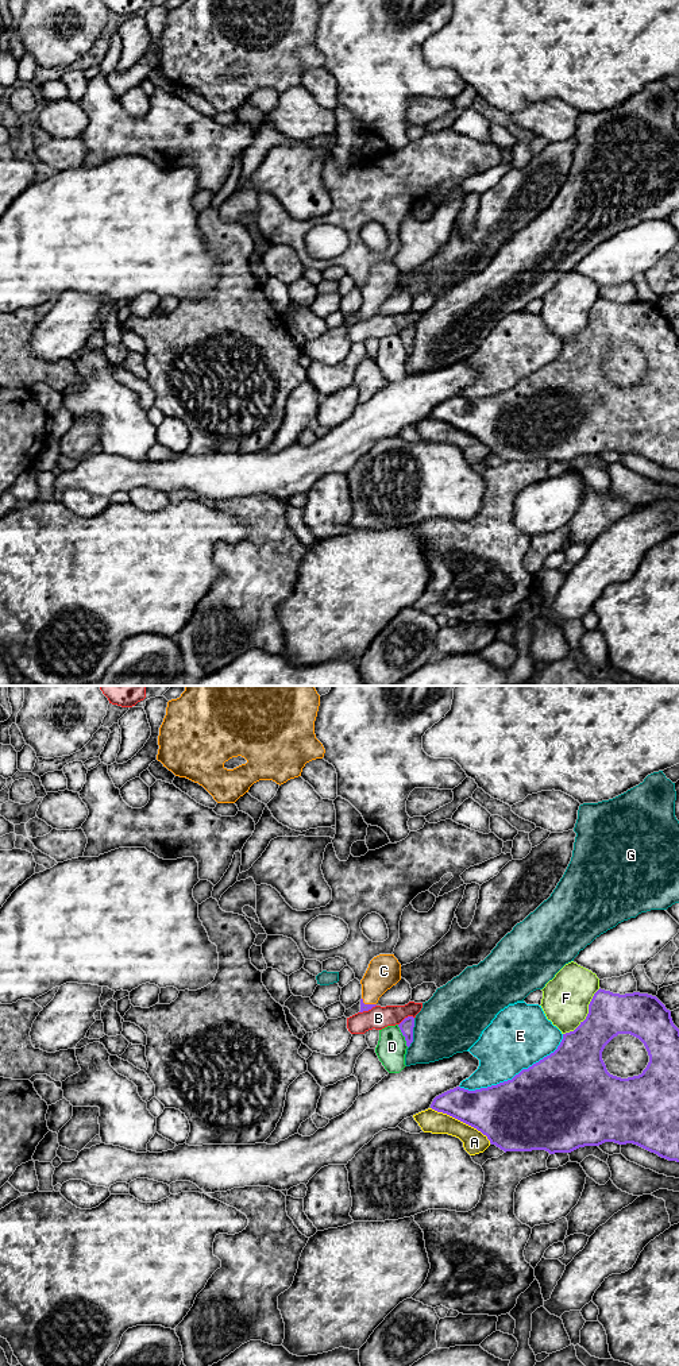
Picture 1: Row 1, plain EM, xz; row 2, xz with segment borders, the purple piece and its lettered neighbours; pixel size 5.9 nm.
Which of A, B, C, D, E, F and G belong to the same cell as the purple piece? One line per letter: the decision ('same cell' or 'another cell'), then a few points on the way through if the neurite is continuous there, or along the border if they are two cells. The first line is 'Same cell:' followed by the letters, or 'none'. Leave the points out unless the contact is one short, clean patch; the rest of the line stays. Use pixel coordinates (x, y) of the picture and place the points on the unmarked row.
Same cell: C
A: another cell
B: another cell
C: same cell; way xz (363, 316), (367, 313), (373, 294), (384, 280)
D: another cell
E: another cell
F: another cell
G: another cell

